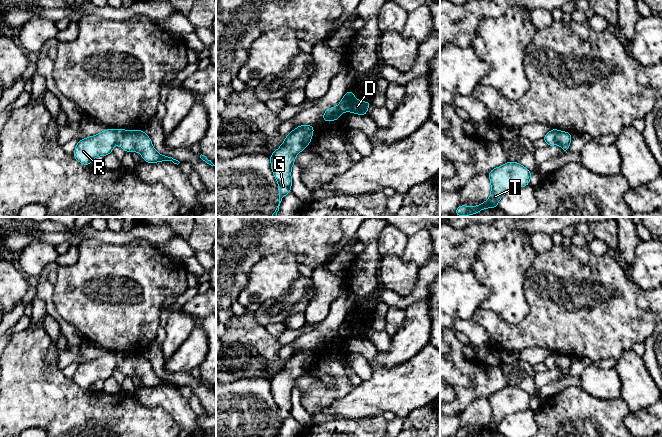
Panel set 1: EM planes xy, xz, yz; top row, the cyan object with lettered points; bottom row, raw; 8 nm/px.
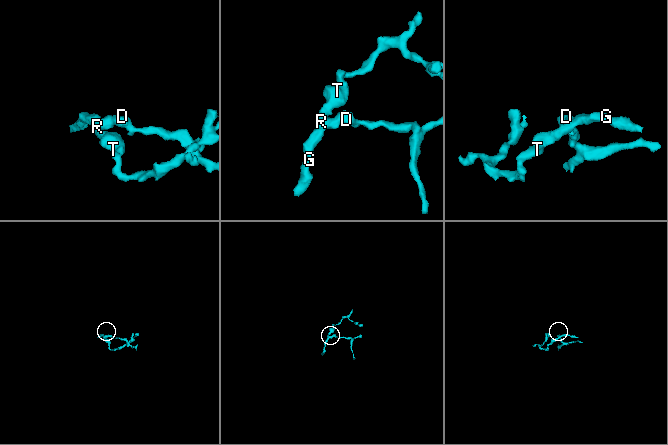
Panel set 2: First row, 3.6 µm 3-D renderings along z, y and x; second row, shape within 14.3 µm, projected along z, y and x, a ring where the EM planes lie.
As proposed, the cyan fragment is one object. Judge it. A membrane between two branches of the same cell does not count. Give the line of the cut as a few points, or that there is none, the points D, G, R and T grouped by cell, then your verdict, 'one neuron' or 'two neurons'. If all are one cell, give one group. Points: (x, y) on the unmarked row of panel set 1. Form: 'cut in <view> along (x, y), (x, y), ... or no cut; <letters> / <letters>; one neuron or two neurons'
cut in xy along (114, 354), (115, 367); D / G R T; two neurons

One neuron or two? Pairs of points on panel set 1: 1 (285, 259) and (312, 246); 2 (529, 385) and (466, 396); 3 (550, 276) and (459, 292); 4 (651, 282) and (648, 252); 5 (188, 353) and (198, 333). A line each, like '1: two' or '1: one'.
1: two
2: two
3: two
4: one
5: one

